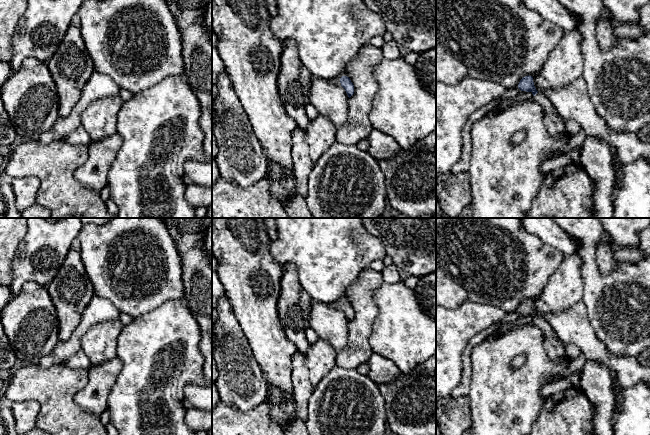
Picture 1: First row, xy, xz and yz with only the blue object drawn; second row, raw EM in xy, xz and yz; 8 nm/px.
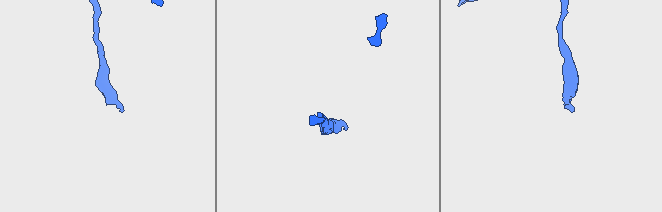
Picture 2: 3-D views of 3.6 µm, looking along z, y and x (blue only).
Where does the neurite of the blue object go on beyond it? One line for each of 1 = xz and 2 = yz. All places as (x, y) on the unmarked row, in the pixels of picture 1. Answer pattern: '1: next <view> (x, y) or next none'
1: next xz (336, 304)
2: next yz (554, 347)

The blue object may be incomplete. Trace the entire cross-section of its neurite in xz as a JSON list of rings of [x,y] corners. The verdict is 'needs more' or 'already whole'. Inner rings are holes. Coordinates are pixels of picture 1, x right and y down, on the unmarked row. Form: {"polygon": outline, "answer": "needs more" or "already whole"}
{"polygon": [[[345,296],[333,302],[333,306],[335,308],[341,309],[345,313],[349,322],[354,318],[354,309]]], "answer": "needs more"}

